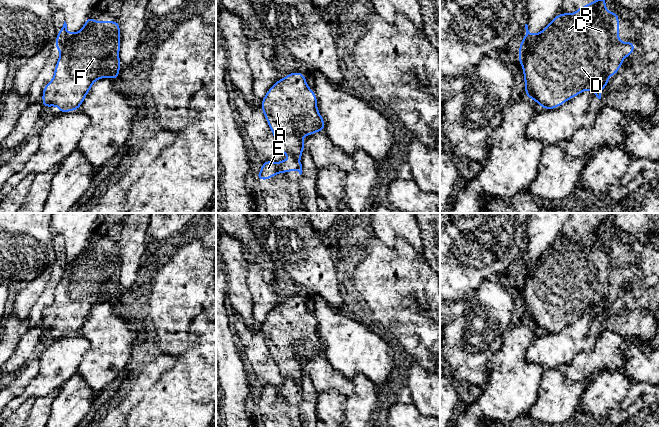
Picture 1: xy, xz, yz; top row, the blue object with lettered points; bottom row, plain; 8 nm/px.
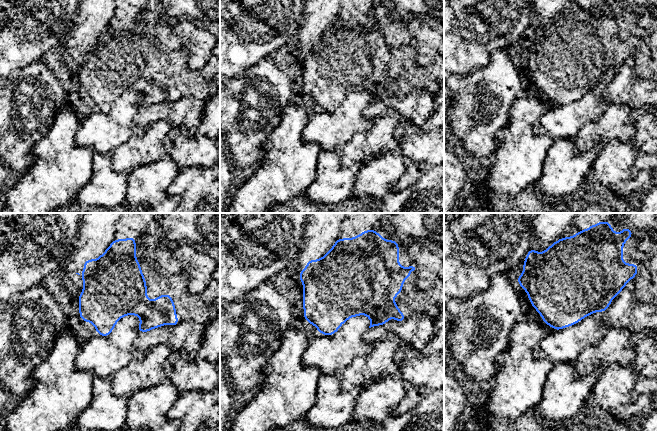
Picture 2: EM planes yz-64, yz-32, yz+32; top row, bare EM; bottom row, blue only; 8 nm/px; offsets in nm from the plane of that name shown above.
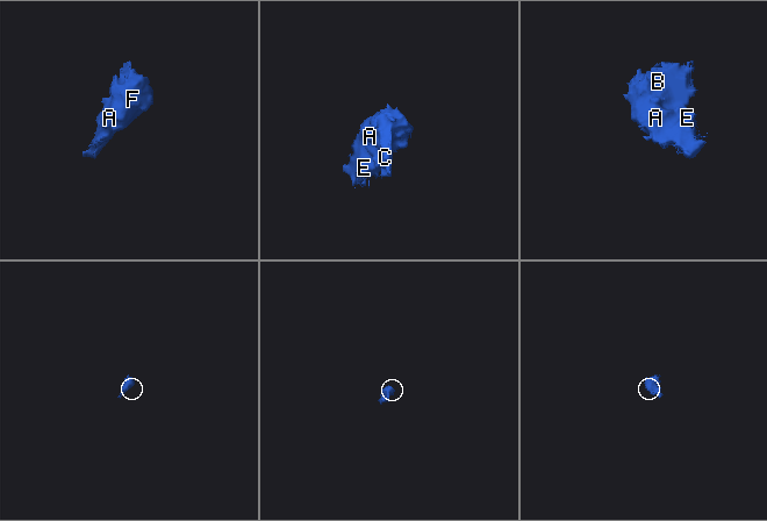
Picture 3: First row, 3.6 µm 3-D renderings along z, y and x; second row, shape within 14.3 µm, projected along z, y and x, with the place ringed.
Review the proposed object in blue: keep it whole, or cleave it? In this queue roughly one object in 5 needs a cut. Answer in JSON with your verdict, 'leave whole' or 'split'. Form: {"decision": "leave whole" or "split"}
{"decision": "leave whole"}

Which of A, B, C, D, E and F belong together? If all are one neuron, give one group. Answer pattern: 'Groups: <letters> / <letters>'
Groups: A B C D E F

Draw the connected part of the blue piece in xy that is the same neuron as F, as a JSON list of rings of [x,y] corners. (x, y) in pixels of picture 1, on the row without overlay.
[[[89,239],[77,257],[68,257],[64,245],[54,271],[61,278],[53,303],[43,311],[43,332],[56,329],[59,338],[76,335],[97,303],[118,304],[121,272],[119,245],[95,245]]]

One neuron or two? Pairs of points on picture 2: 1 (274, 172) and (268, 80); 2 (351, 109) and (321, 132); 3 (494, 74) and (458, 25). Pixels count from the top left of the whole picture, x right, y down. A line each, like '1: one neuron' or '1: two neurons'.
1: two neurons
2: one neuron
3: two neurons

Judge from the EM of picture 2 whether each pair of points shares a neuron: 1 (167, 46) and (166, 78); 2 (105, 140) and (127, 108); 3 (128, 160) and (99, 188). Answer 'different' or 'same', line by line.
1: different
2: same
3: different

